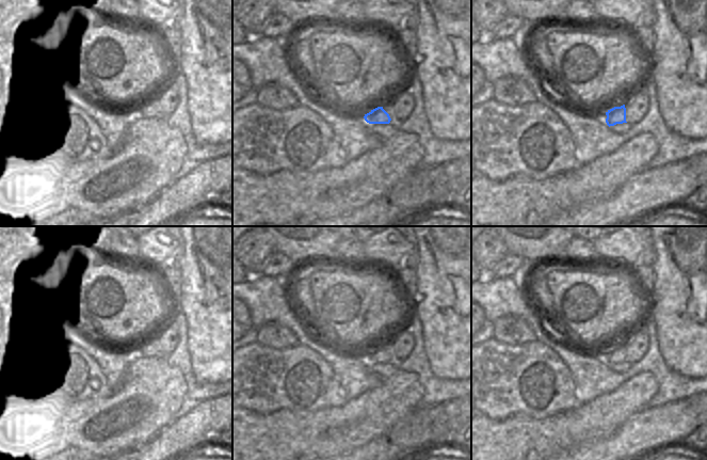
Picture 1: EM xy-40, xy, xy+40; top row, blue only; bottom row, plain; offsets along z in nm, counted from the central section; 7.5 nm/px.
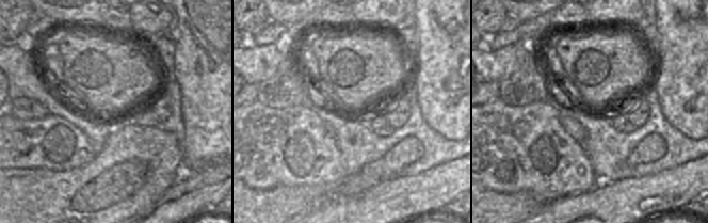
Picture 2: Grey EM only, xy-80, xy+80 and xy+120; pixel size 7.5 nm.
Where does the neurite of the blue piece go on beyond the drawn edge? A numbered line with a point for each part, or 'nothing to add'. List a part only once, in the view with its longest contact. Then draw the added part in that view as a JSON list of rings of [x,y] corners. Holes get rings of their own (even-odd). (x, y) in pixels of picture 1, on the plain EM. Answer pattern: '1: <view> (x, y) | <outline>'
1: xy (387, 346) | [[[386,343],[382,346],[389,353],[389,355],[391,358],[389,363],[395,365],[396,367],[400,368],[401,361],[396,360],[396,355],[393,353],[393,347],[389,343]]]

